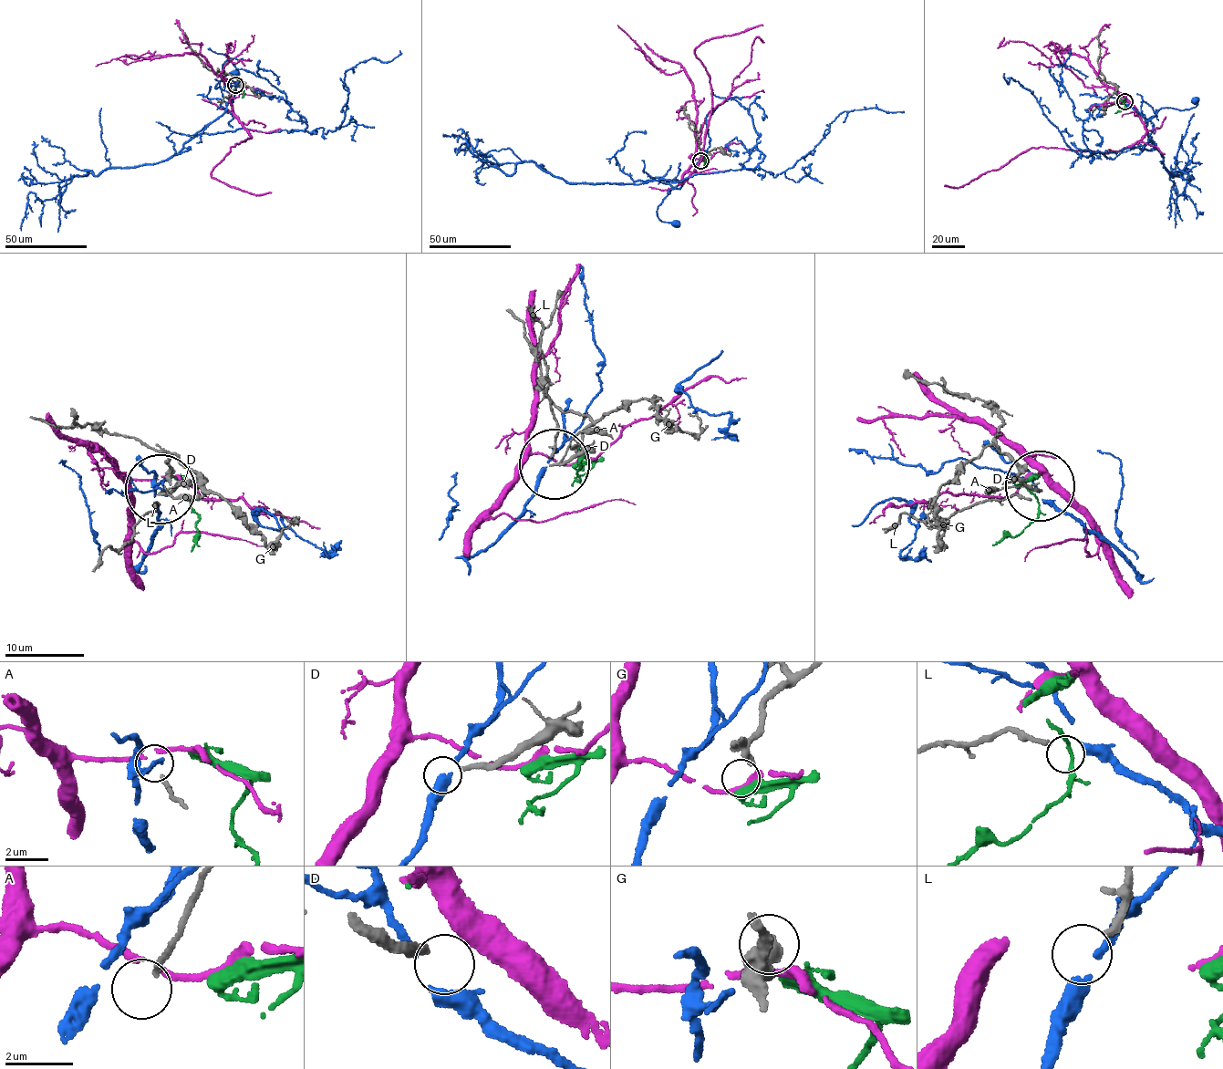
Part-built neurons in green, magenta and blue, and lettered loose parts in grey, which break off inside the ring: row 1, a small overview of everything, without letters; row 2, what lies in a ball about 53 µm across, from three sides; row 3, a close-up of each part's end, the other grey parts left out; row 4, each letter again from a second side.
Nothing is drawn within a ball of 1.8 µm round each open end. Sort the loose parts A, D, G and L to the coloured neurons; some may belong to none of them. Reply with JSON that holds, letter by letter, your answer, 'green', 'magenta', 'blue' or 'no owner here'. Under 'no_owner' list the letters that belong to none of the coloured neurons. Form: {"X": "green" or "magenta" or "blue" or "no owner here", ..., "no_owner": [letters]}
{"A": "no owner here", "D": "no owner here", "G": "no owner here", "L": "blue", "no_owner": ["A", "D", "G"]}

